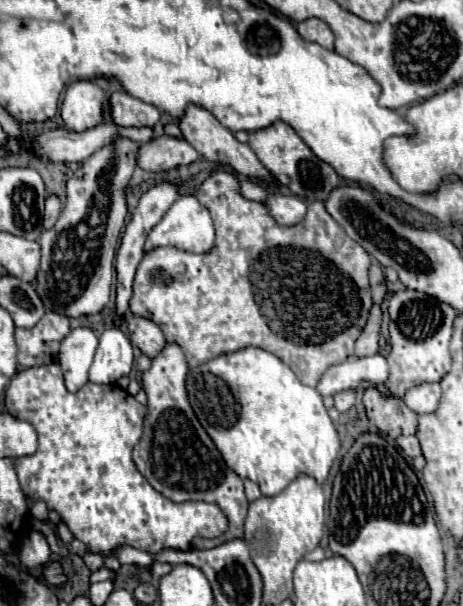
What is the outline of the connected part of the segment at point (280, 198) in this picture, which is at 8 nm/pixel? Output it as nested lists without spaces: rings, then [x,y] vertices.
[[[270,192],[264,200],[264,206],[268,208],[270,216],[280,224],[280,226],[294,226],[300,224],[306,216],[306,204],[292,194],[282,194],[282,192]]]

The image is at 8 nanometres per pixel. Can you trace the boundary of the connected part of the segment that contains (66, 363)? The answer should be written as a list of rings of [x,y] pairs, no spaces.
[[[74,328],[60,344],[58,362],[62,366],[64,382],[70,392],[78,392],[88,382],[88,368],[92,364],[98,338],[90,328]]]

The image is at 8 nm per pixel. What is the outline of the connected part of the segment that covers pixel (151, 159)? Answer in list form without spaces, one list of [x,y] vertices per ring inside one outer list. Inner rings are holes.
[[[166,134],[142,144],[136,154],[138,166],[150,172],[166,172],[182,164],[192,164],[196,158],[198,152],[186,144],[186,140],[178,140]]]

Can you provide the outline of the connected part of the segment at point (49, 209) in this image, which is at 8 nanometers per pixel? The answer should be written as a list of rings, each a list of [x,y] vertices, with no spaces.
[[[48,196],[48,200],[46,200],[46,212],[44,212],[44,224],[42,224],[46,230],[56,224],[60,210],[62,210],[60,200],[56,196]]]

